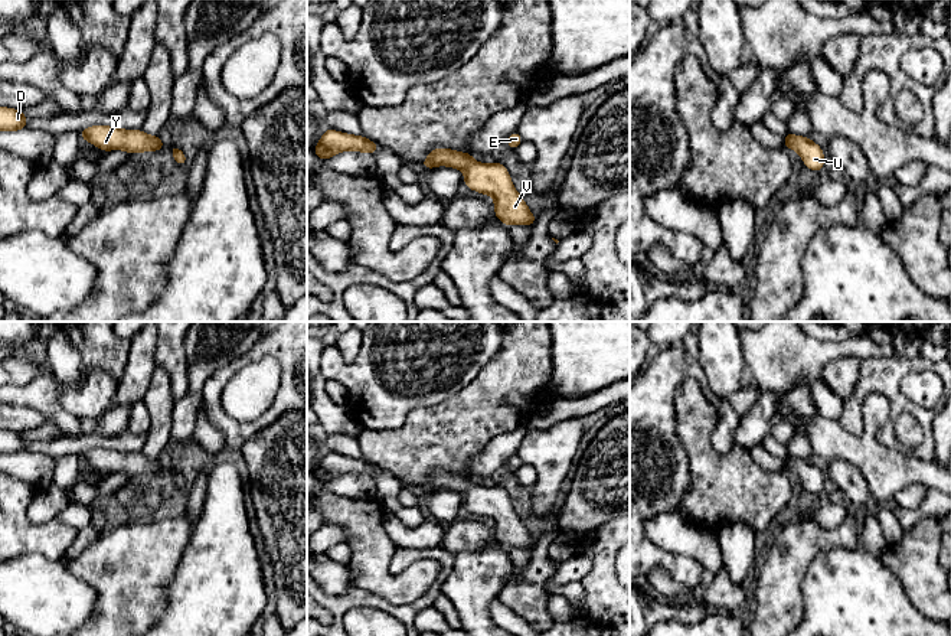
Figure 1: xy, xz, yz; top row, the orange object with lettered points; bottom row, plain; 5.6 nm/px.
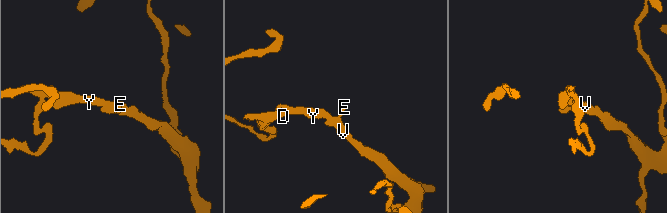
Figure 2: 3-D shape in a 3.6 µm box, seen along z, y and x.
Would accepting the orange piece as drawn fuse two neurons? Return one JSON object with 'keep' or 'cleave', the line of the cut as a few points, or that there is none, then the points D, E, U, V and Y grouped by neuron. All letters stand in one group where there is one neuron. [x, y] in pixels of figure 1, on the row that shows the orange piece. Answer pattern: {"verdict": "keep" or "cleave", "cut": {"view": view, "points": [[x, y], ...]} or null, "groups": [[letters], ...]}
{"verdict": "keep", "cut": null, "groups": [["D", "E", "U", "V", "Y"]]}

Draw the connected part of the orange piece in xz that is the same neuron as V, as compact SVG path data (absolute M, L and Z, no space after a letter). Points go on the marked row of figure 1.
M434 149L421 164L429 170L437 166L448 166L464 172L464 183L468 189L494 198L494 213L506 226L532 225L536 216L514 189L504 164L496 162L486 164L473 160L471 153L460 153L452 149Z

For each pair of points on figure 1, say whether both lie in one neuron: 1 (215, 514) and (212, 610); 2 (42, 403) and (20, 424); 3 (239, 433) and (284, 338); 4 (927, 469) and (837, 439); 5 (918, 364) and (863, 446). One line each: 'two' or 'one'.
1: one
2: two
3: one
4: one
5: two

